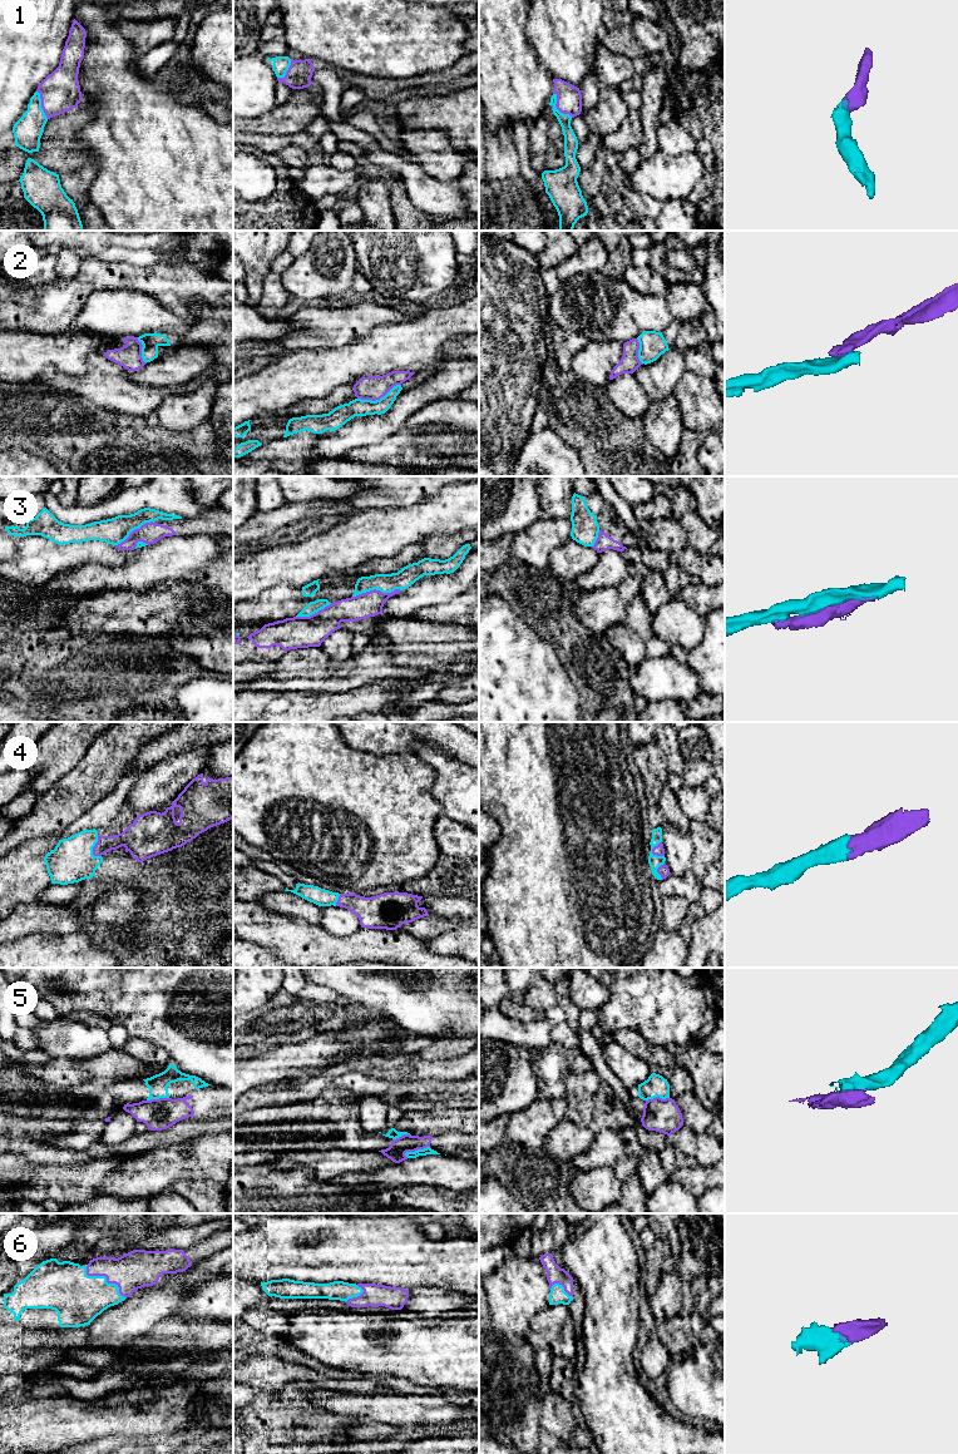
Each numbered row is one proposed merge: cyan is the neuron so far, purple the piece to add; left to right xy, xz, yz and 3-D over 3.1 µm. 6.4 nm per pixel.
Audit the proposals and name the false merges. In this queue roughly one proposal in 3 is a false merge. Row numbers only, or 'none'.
2, 3, 5

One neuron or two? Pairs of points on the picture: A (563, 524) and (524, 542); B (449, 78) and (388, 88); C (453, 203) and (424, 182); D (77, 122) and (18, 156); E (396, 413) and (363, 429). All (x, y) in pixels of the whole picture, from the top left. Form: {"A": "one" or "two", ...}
{"A": "one", "B": "one", "C": "one", "D": "one", "E": "one"}

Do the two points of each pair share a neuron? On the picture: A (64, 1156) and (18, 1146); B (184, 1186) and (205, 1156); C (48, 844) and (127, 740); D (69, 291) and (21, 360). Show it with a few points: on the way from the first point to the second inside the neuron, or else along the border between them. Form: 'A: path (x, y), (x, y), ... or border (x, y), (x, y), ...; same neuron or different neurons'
A: path (53, 1155), (39, 1153), (29, 1147); same neuron
B: border (218, 1181), (210, 1178), (177, 1180), (168, 1187); different neurons
C: border (57, 835), (30, 839), (24, 844); different neurons
D: border (69, 327), (57, 334), (13, 330); different neurons

